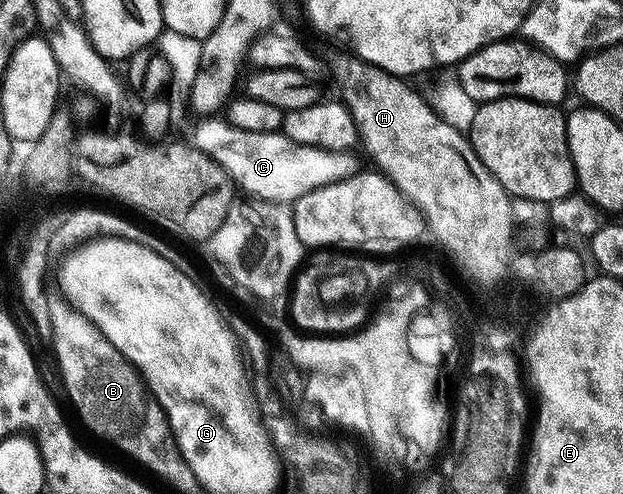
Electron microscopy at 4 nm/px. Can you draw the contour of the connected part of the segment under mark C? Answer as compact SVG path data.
M205 116L193 126L191 145L206 154L216 166L229 175L234 187L246 190L246 195L263 202L292 204L307 192L335 184L358 173L359 166L349 152L319 150L286 138L284 133L260 134L232 126L224 117Z

